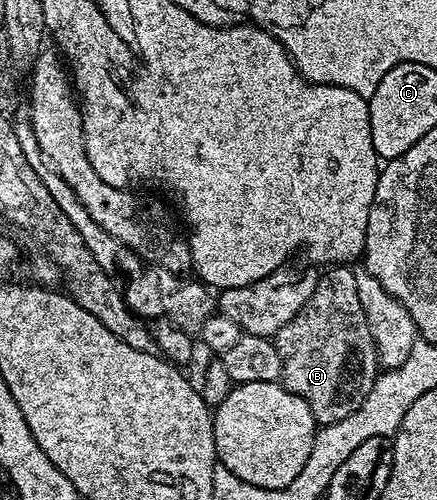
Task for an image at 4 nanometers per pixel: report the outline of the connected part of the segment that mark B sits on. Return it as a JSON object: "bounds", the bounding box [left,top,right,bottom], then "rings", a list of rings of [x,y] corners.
{"bounds":[274,267,376,426],"rings":[[[332,267],[321,272],[314,295],[286,327],[277,331],[274,344],[282,359],[280,381],[310,407],[317,426],[337,423],[353,414],[374,387],[376,344],[366,323],[366,311],[358,303],[358,283],[351,268]]]}

